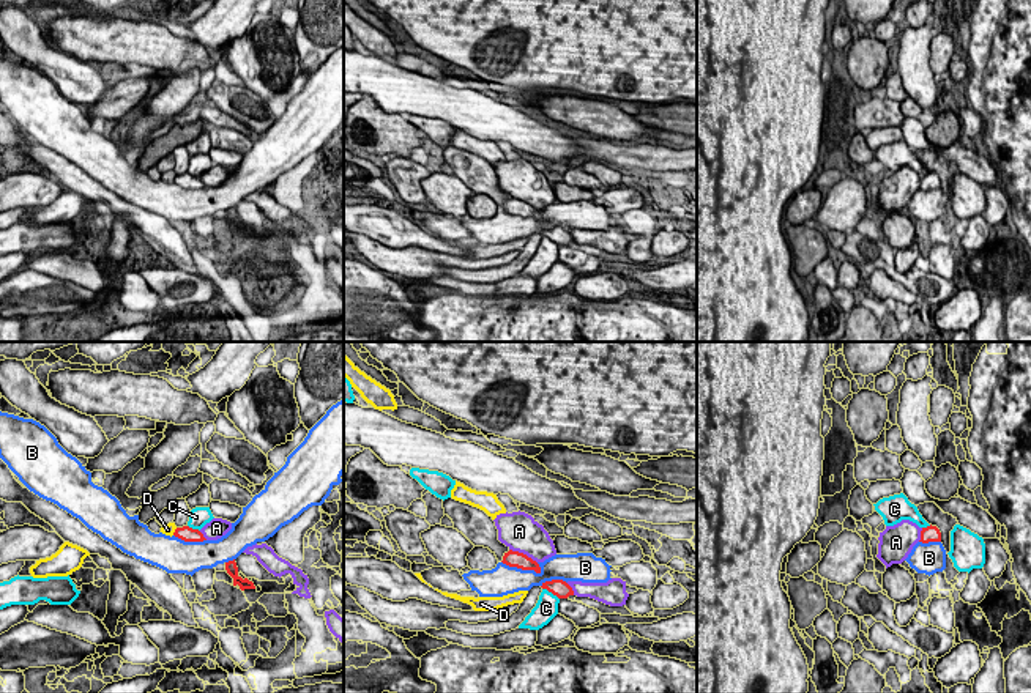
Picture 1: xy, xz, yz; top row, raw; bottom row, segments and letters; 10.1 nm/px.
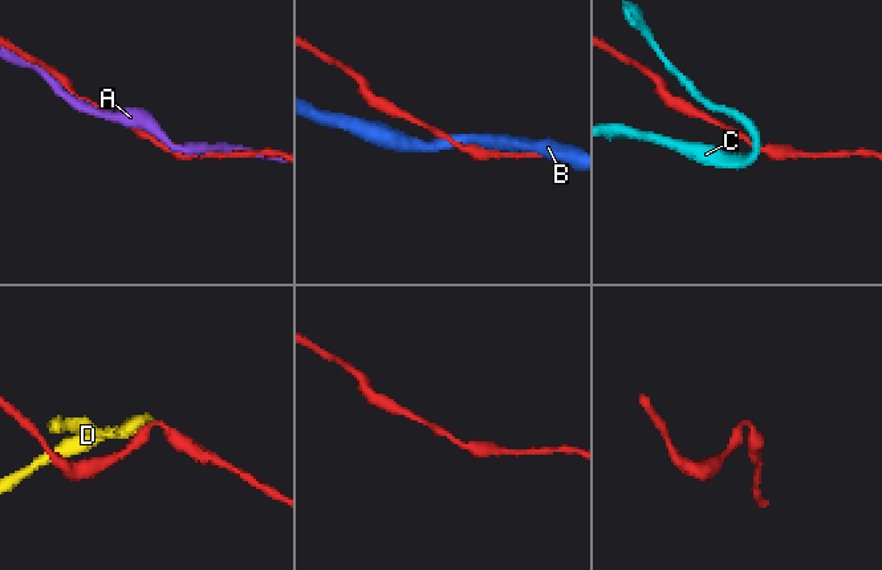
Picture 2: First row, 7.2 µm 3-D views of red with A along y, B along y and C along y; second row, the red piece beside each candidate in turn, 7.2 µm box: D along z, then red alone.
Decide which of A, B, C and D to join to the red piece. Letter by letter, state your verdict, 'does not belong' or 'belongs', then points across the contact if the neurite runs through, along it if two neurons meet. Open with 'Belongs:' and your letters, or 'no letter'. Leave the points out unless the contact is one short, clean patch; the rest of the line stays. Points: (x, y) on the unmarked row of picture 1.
Belongs: A
A: belongs
B: does not belong
C: does not belong; border xz (543, 235), (558, 246)
D: does not belong; border xy (177, 175), (172, 181)

